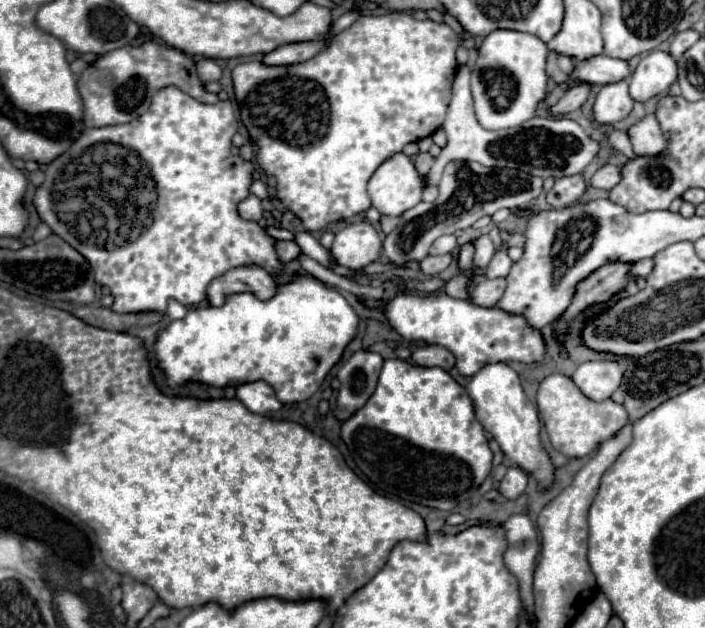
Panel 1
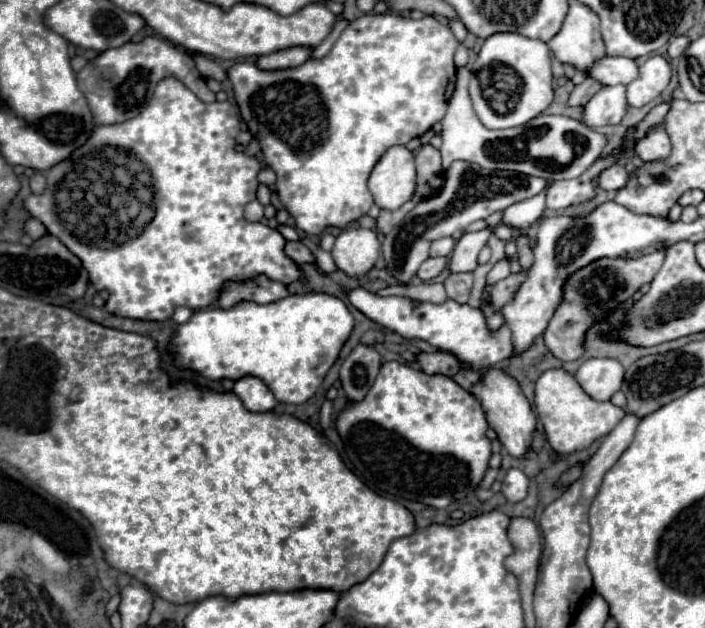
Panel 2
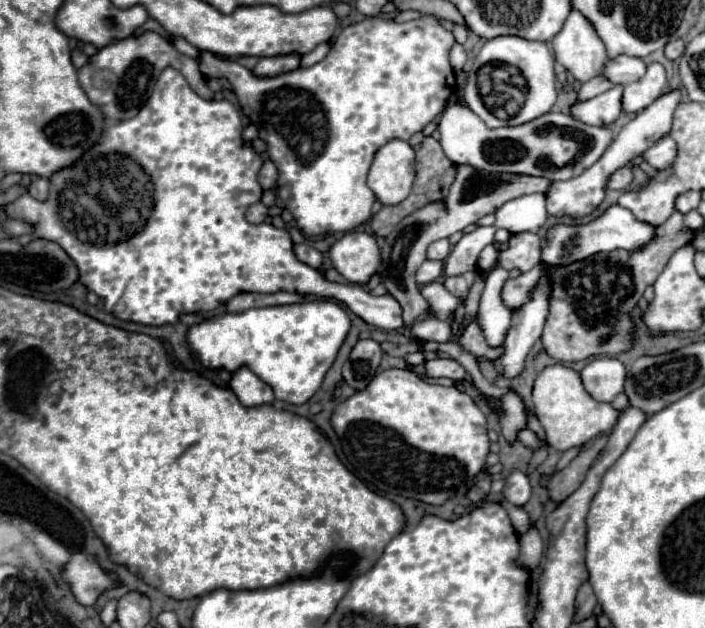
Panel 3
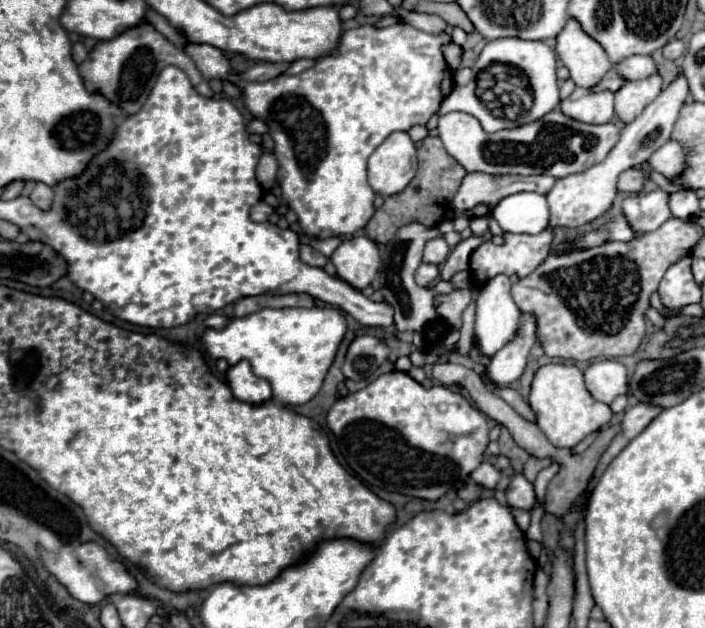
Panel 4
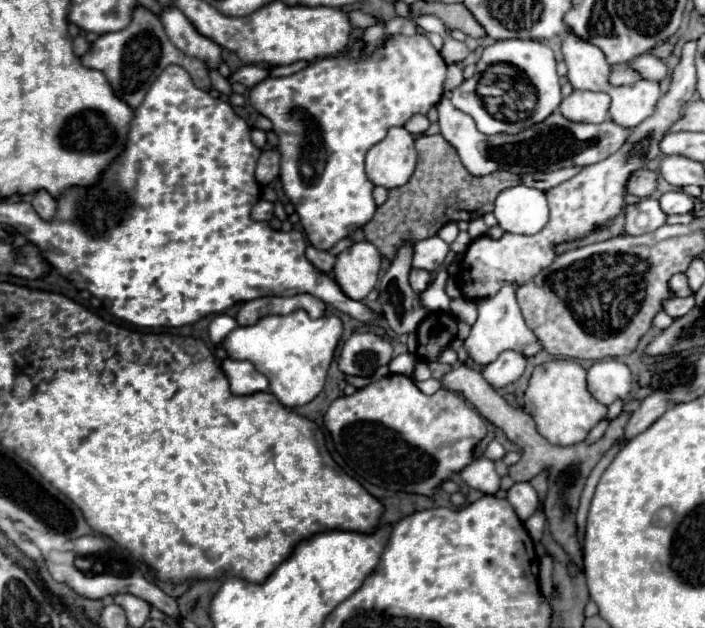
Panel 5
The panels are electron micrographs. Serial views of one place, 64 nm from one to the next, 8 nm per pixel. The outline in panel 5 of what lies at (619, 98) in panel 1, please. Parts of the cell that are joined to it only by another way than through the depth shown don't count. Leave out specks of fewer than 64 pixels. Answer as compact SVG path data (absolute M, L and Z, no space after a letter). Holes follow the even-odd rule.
M574 90L558 106L564 118L572 122L590 122L590 124L600 124L608 120L608 108L610 96L606 92L588 92L588 90Z

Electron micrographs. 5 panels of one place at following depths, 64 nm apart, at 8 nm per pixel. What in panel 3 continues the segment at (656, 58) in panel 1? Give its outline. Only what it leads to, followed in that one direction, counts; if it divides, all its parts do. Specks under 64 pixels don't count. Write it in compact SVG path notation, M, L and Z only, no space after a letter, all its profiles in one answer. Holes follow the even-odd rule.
M650 62L646 74L640 80L624 86L624 100L622 100L624 112L644 110L662 94L664 86L666 86L664 66L660 62Z

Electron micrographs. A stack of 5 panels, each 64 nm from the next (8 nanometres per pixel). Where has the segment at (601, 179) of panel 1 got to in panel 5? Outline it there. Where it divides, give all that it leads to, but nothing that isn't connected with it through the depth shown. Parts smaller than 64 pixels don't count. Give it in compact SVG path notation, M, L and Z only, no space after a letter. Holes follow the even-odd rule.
M638 170L630 176L630 182L628 182L628 192L638 196L638 198L646 198L646 196L652 196L654 190L656 190L656 180L658 180L658 172L652 172L652 170Z

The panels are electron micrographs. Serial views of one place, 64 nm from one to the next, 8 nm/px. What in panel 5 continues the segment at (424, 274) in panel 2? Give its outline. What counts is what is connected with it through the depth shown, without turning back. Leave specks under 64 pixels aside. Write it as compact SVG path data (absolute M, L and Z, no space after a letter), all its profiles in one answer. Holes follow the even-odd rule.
M412 270L412 274L410 274L410 280L412 280L412 286L418 290L418 292L424 292L426 288L428 288L428 284L430 284L430 280L432 280L432 272L428 272L428 270Z

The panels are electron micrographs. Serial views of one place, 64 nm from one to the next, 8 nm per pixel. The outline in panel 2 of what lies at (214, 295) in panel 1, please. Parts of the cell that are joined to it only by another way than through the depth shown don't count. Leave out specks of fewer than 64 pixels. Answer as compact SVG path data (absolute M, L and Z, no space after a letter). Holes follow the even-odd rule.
M260 274L244 282L226 282L216 304L220 308L230 308L232 304L236 304L236 300L256 300L258 304L270 304L272 300L280 300L284 296L288 296L284 284Z

